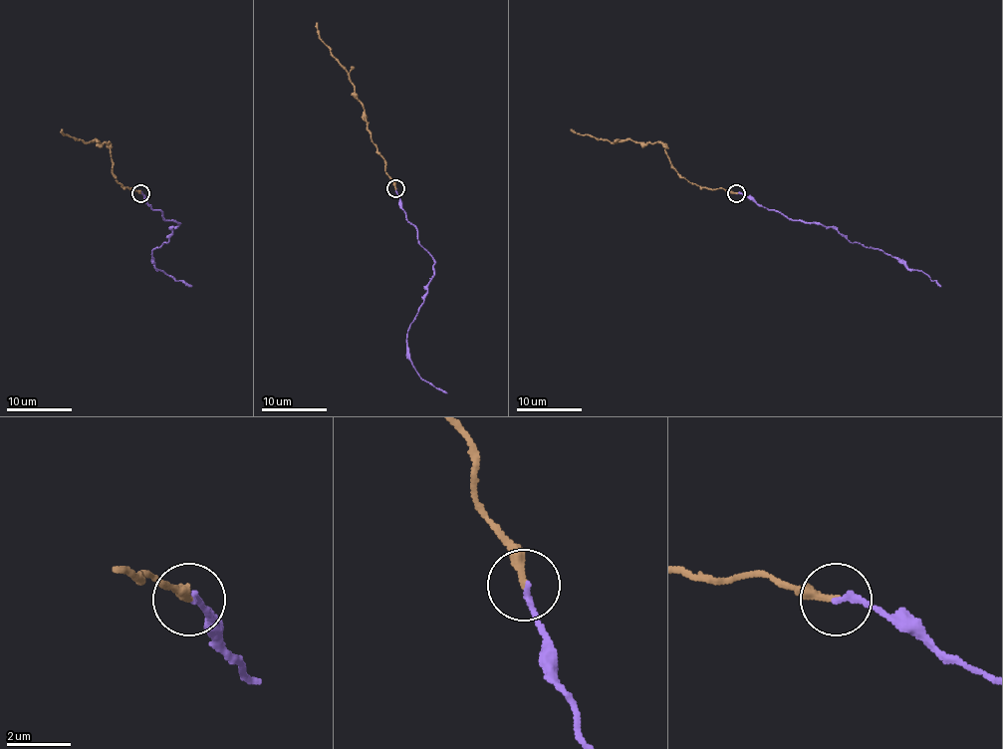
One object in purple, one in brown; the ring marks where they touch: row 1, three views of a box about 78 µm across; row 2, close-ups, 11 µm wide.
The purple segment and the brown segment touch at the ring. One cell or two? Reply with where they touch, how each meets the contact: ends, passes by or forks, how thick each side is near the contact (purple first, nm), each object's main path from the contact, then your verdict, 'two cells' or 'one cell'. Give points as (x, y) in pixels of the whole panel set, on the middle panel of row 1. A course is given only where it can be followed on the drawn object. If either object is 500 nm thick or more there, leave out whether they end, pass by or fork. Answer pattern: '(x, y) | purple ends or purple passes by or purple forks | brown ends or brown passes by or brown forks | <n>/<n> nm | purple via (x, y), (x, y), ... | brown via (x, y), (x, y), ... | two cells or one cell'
(395, 188) | purple ends | brown ends | 200/280 nm | purple via (394, 189), (419, 244), (433, 260), (433, 273), (407, 332), (406, 356), (422, 378), (446, 393) | brown via (394, 189), (394, 181), (385, 171), (385, 159), (368, 129), (350, 73), (319, 35), (316, 22) | one cell

